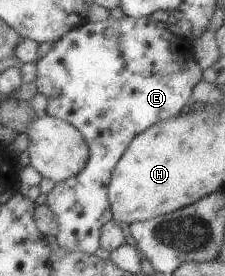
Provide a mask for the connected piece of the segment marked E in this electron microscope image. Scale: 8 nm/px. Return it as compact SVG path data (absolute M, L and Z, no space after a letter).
M126 16L120 20L108 17L102 22L82 22L54 42L52 48L34 64L37 74L33 84L37 93L46 98L45 113L74 126L88 150L88 159L82 170L67 180L56 182L46 194L44 205L54 216L58 246L94 255L99 248L101 227L111 220L107 185L116 162L131 139L140 132L181 114L180 110L191 98L192 89L202 80L201 70L193 58L191 39L175 36L164 28L163 23L152 21L152 18Z

